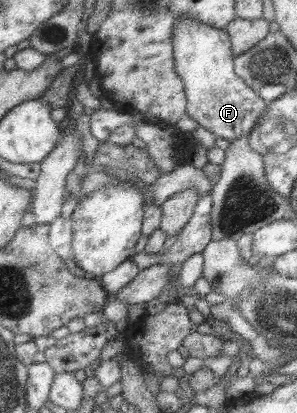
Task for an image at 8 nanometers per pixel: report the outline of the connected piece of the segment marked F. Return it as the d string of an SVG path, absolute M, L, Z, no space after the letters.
M179 19L170 38L173 47L173 64L176 74L182 79L185 92L185 112L190 119L216 138L227 141L249 135L266 104L233 71L231 43L224 29L214 29L192 19Z

